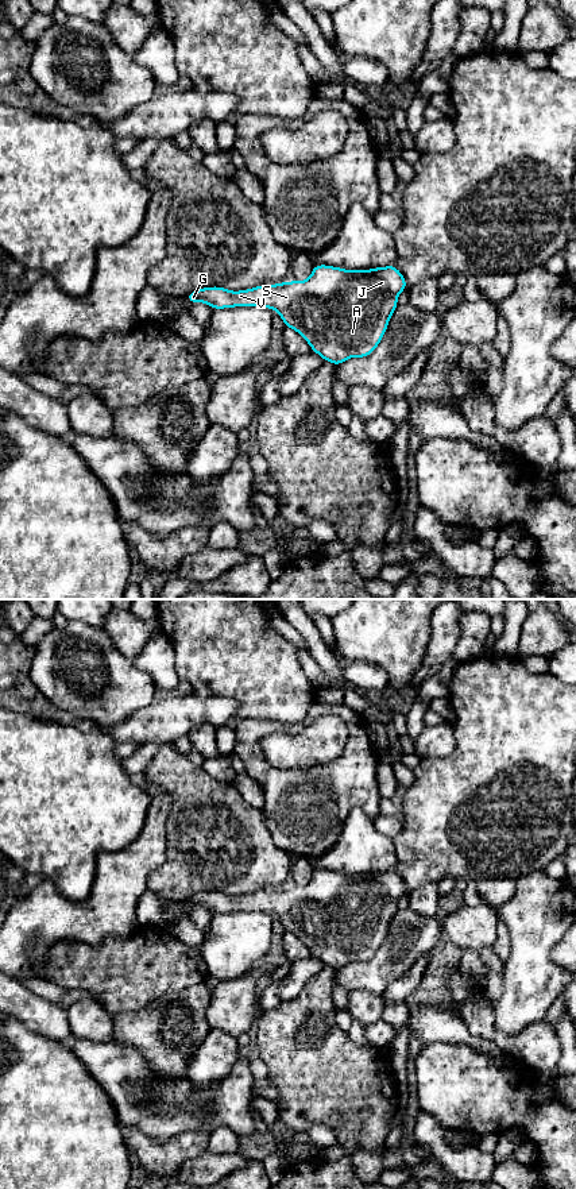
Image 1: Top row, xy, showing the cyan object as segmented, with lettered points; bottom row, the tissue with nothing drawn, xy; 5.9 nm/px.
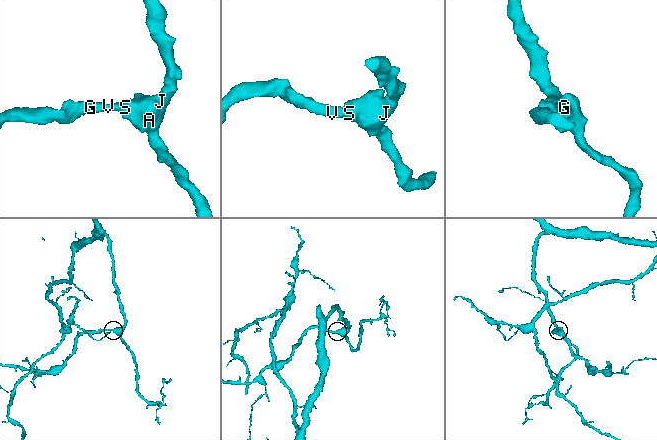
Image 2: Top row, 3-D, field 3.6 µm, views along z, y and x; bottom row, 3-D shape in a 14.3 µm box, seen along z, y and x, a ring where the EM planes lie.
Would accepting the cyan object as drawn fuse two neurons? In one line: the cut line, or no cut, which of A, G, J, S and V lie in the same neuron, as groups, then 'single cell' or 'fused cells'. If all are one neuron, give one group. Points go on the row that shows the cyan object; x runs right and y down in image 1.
no cut; A G J S V; single cell

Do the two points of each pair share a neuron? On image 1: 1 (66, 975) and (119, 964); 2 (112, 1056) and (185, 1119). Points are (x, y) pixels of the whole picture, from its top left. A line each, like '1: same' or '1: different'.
1: same
2: same

